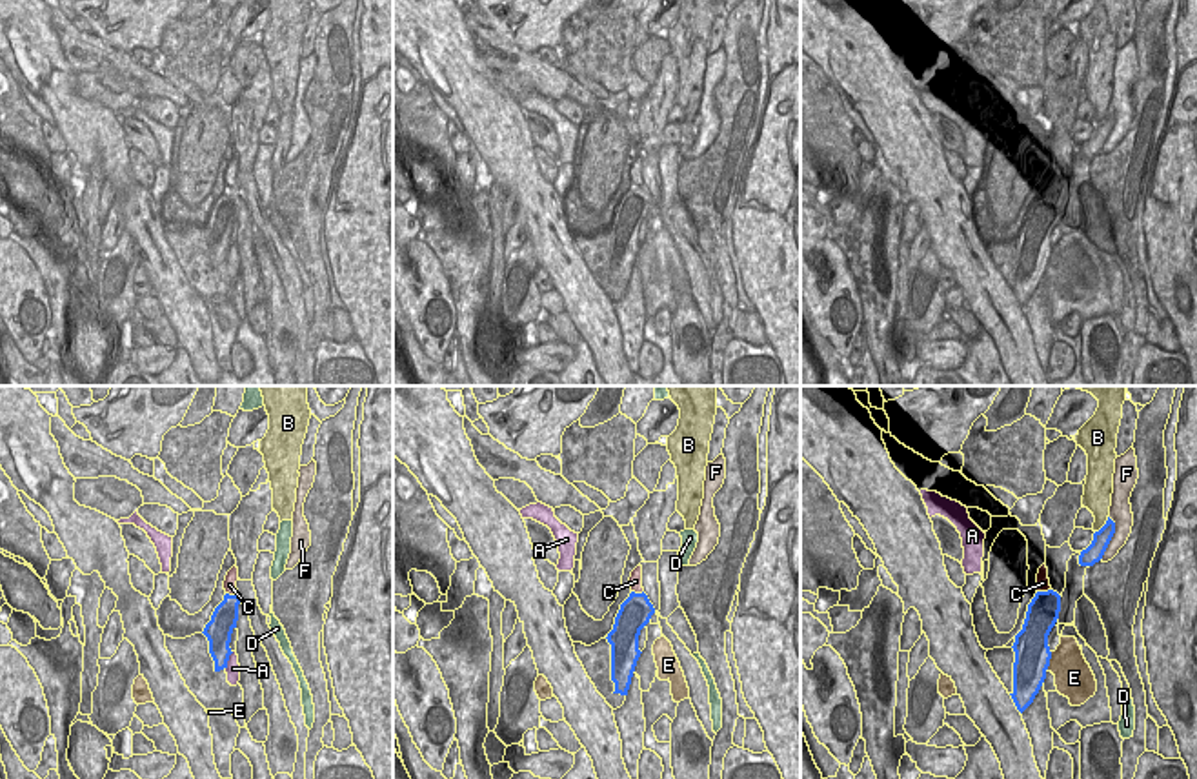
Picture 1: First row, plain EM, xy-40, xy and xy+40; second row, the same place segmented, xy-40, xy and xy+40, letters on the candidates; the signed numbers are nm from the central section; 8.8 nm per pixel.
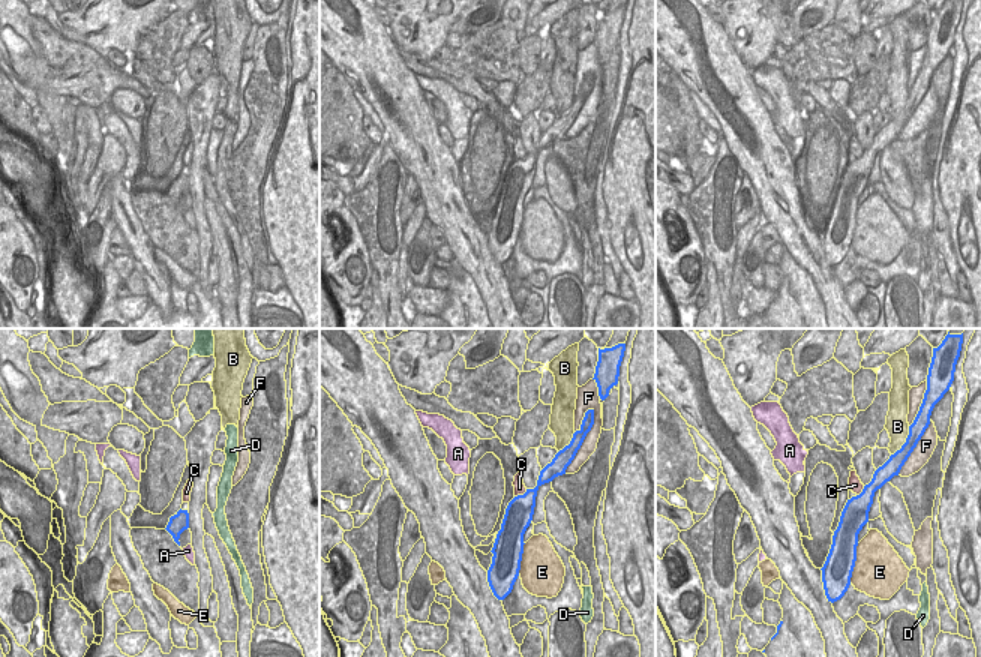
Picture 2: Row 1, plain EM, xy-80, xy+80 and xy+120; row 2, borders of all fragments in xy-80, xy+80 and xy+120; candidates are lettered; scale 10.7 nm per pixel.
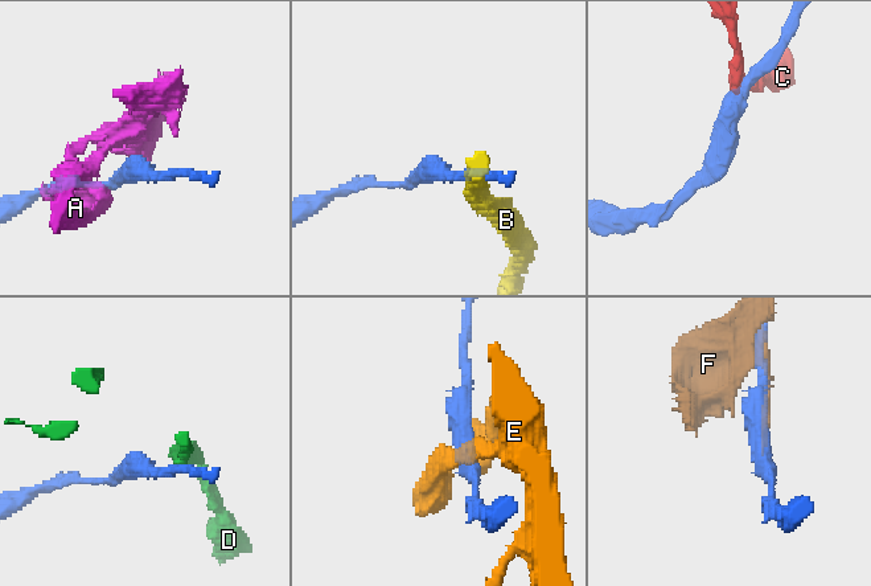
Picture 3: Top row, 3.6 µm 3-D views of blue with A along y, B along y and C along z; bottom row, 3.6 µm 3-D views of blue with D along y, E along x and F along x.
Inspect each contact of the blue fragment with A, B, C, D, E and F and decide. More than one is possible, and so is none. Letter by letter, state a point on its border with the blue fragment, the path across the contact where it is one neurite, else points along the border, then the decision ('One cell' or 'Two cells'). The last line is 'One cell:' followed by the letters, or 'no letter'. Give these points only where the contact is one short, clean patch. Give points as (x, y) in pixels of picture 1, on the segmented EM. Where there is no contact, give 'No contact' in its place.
A: Touches blue at xy-40 (228, 659). Two cells
B: Touches blue at xy+40 (1105, 525). Two cells
C: Touches blue at xy-40 (231, 596). Boundary: xy-40 (237, 590), (233, 594), (226, 592). Two cells
D: No contact. Two cells
E: Touches blue at xy+40 (1048, 661). Two cells
F: Touches blue at xy+40 (1112, 536). Two cells
One cell: no letter.

